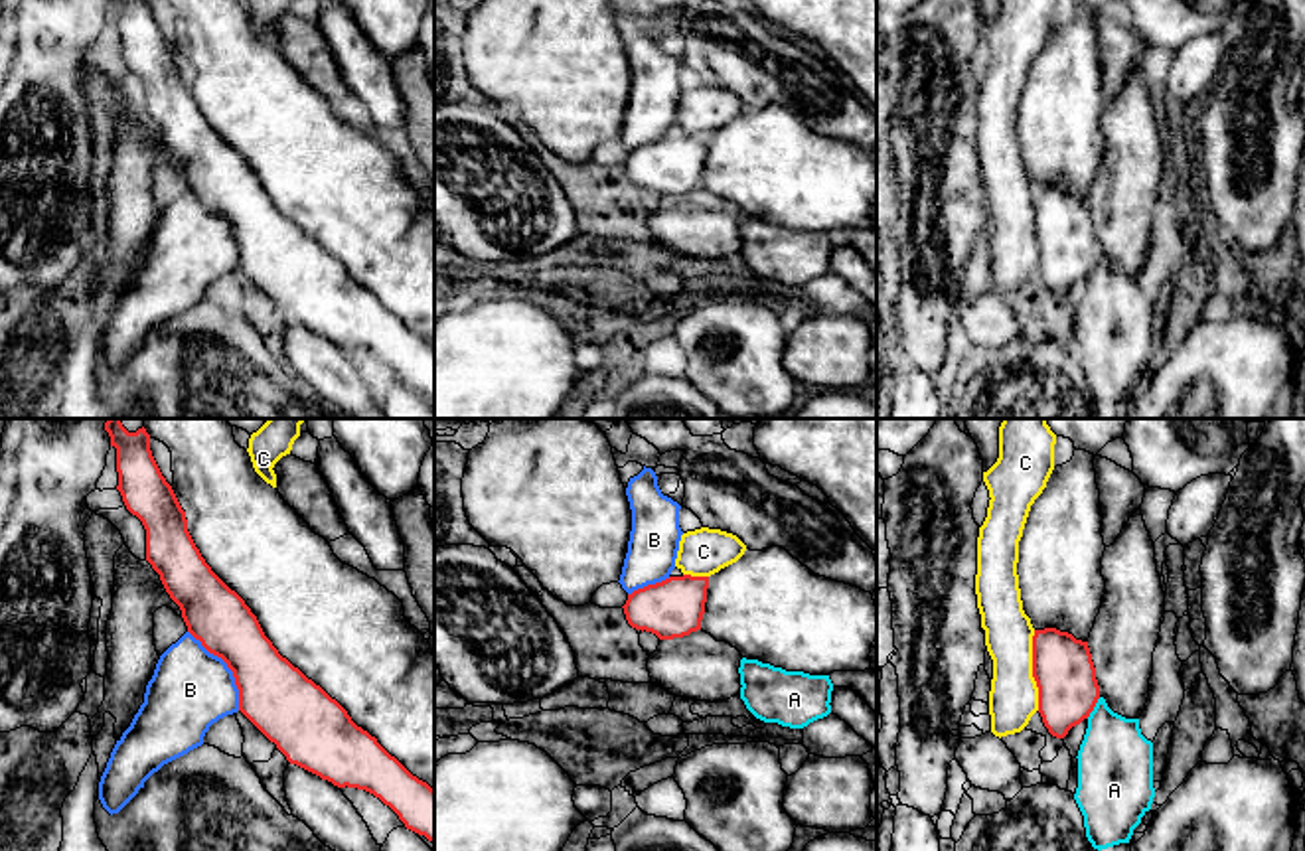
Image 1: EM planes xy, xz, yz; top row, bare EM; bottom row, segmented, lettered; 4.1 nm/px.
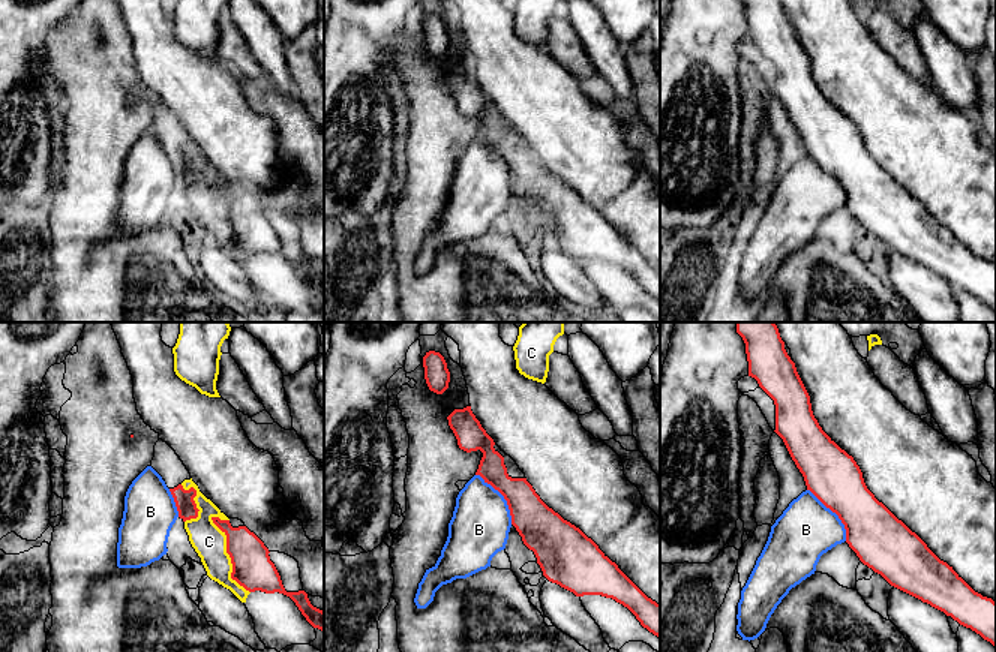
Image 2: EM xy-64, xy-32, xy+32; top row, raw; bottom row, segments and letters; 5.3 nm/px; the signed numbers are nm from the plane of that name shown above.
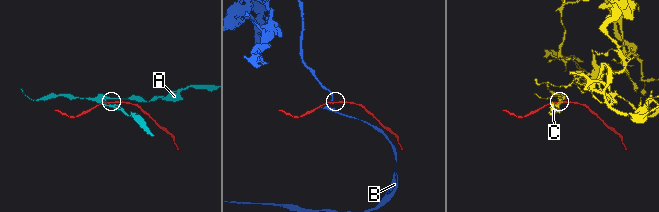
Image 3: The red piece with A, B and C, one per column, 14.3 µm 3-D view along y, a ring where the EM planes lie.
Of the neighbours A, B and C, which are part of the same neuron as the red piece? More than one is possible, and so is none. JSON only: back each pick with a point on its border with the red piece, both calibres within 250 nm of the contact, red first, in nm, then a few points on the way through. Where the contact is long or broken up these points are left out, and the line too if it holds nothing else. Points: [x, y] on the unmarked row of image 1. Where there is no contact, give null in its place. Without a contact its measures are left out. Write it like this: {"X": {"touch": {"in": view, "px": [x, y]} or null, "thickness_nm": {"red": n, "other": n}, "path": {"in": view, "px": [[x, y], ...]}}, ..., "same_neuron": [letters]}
{"same_neuron": []}

